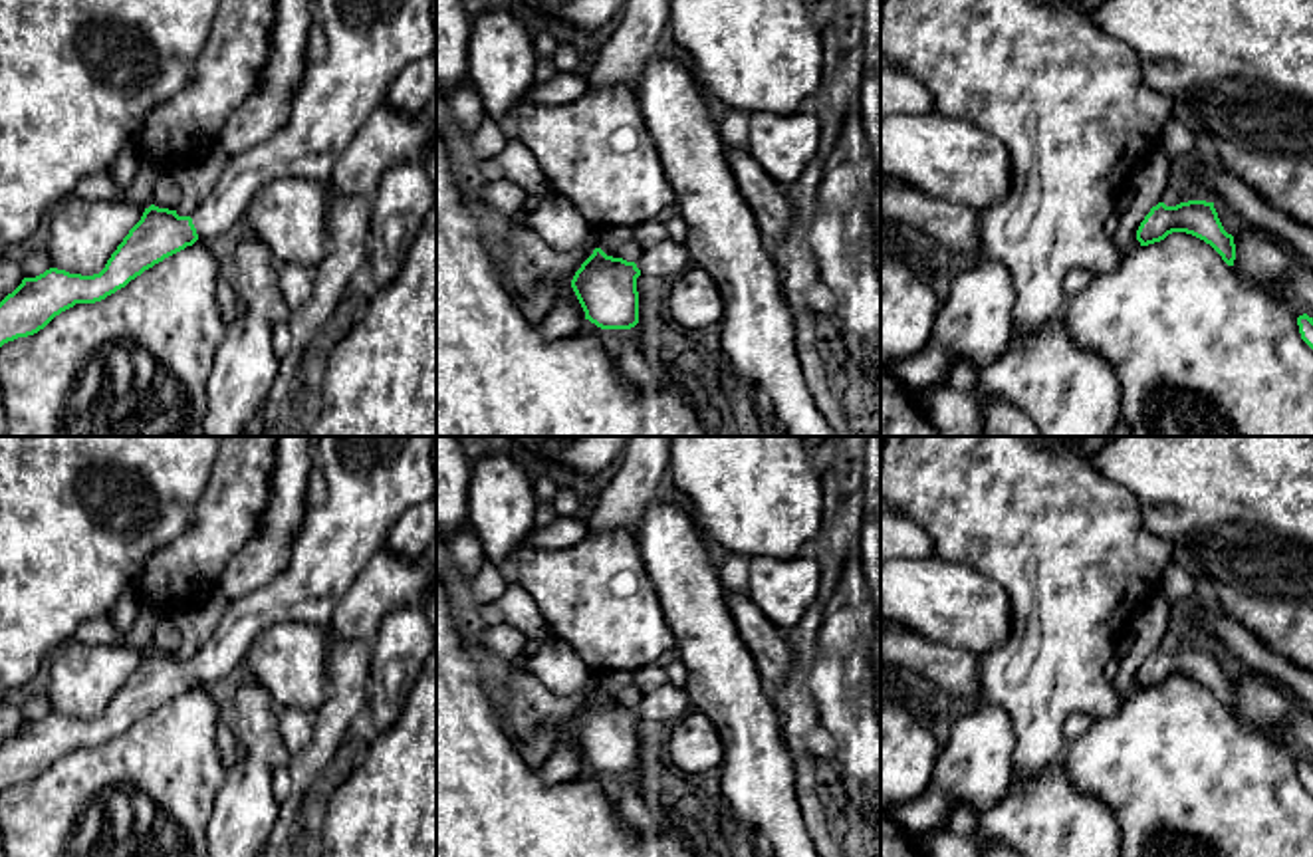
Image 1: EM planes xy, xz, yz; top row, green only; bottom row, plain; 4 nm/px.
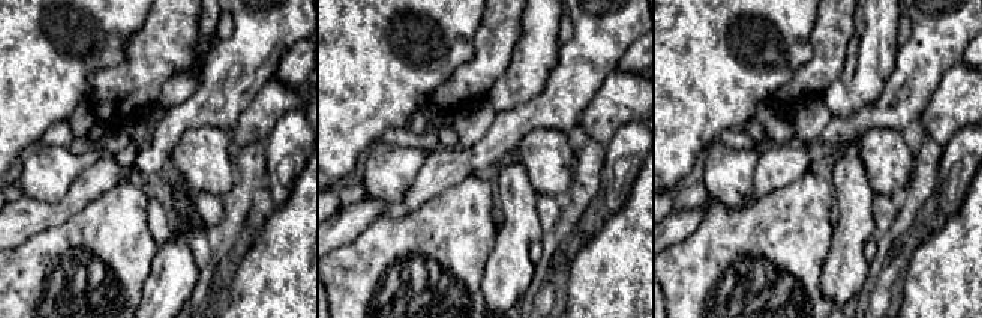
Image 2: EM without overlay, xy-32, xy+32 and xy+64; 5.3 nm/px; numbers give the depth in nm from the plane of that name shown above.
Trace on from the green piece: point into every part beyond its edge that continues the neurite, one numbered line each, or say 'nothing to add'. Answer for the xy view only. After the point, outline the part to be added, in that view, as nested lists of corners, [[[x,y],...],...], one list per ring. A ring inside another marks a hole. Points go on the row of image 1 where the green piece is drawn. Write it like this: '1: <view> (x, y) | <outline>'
1: xy (369, 42) | [[[317,0],[327,56],[307,61],[292,99],[290,119],[268,141],[228,157],[222,177],[192,212],[206,244],[224,244],[242,224],[256,192],[276,179],[296,177],[325,184],[335,161],[369,115],[385,103],[395,77],[415,60],[436,52],[434,0]]]

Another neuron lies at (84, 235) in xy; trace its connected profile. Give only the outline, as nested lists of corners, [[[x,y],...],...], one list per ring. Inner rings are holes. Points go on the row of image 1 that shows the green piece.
[[[69,194],[50,226],[48,256],[52,268],[69,274],[99,274],[145,208],[133,202],[99,202]]]

